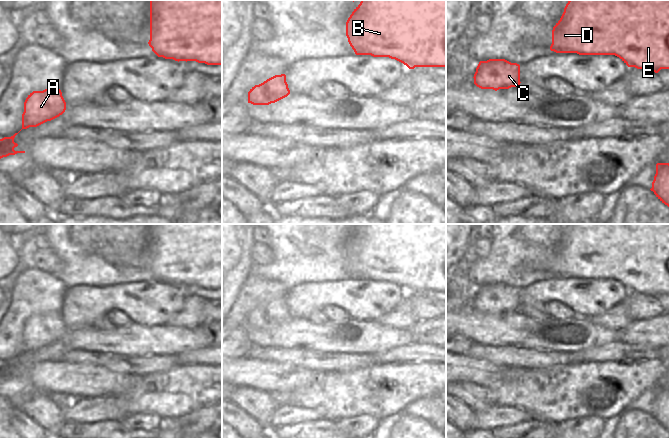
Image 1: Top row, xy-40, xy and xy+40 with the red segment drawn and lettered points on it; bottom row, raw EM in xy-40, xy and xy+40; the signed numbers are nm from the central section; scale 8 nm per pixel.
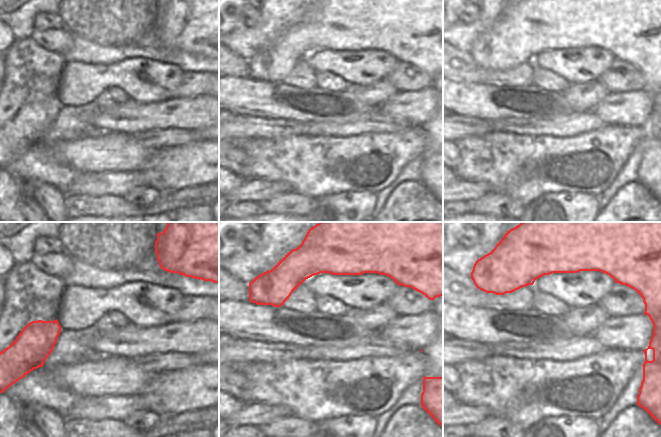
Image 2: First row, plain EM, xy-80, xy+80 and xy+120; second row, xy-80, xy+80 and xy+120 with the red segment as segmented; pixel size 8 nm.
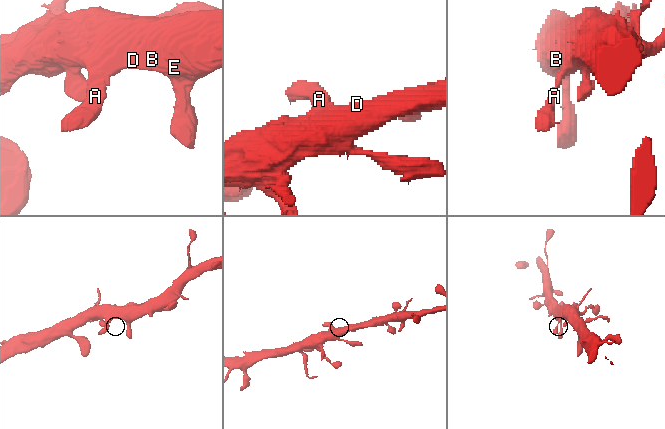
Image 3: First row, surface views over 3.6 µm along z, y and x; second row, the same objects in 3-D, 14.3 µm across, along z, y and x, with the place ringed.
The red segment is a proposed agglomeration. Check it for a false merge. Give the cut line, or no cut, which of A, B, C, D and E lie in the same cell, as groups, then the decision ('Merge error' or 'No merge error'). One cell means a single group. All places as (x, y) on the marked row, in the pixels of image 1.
No split. Groups: A B C D E. No merge error.

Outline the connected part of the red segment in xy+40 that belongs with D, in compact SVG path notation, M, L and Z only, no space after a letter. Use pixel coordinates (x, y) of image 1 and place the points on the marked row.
M569 0L560 20L553 27L550 50L556 53L577 53L579 55L615 55L628 67L655 73L661 69L669 69L669 0Z

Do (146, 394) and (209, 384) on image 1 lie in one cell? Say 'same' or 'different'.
same

